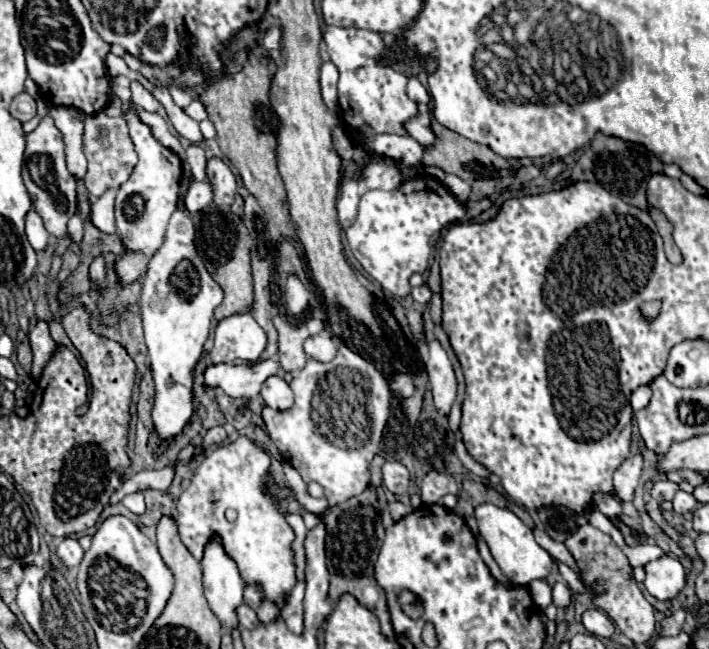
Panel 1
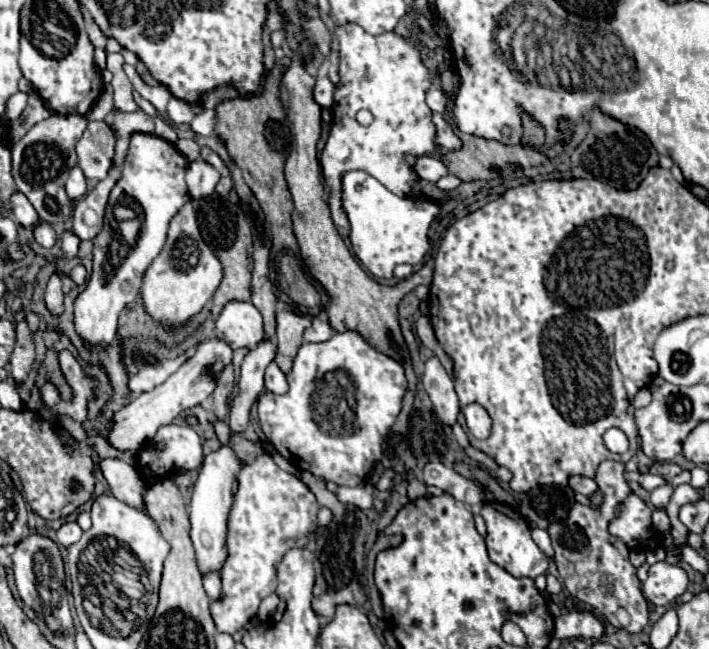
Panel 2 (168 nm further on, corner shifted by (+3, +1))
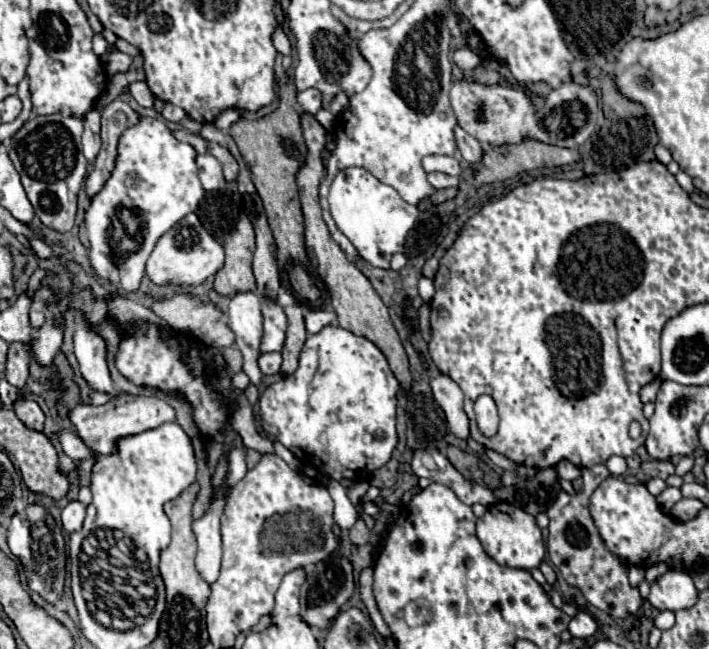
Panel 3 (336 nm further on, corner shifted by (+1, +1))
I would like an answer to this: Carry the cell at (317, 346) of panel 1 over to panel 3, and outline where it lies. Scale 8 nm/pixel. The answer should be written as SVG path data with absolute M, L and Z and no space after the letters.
M315 308L315 310L309 310L309 312L305 314L305 326L307 326L307 332L309 332L309 334L317 334L317 332L321 332L325 326L331 326L331 324L337 324L335 312Z

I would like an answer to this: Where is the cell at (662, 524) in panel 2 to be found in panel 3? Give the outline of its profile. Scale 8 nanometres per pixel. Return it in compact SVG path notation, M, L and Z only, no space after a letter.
M665 488L659 496L657 496L657 502L661 504L661 510L663 512L669 512L673 508L675 502L681 500L681 492L677 488Z

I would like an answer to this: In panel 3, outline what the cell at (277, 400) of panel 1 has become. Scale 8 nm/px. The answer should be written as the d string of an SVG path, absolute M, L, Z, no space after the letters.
M271 352L267 356L259 356L259 368L265 376L273 376L279 374L281 368L281 354L279 352Z

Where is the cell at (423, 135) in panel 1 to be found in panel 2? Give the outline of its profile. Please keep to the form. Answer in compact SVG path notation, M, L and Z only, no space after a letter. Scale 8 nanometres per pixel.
M433 116L433 122L437 126L437 144L443 150L457 150L457 148L461 148L459 136L453 132L451 124L443 116Z

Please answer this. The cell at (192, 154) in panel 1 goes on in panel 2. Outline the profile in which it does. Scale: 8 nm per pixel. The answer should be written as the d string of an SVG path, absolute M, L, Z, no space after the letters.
M183 138L183 140L177 140L175 146L179 148L179 152L181 152L189 162L193 162L193 160L199 158L201 148L199 148L199 144L197 144L195 140L191 140L191 138Z

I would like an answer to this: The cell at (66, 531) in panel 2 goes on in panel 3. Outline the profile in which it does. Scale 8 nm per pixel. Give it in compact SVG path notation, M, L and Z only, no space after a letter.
M69 502L61 512L63 530L69 534L79 532L79 528L83 526L83 520L85 520L85 506L81 502Z

